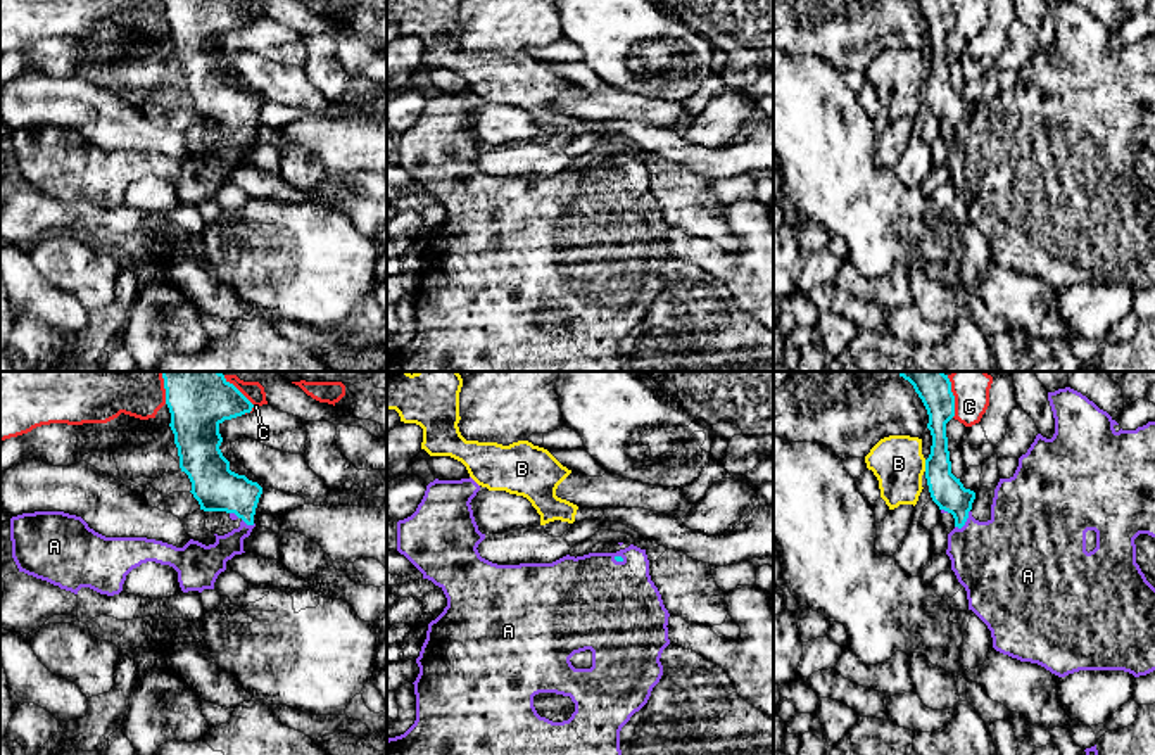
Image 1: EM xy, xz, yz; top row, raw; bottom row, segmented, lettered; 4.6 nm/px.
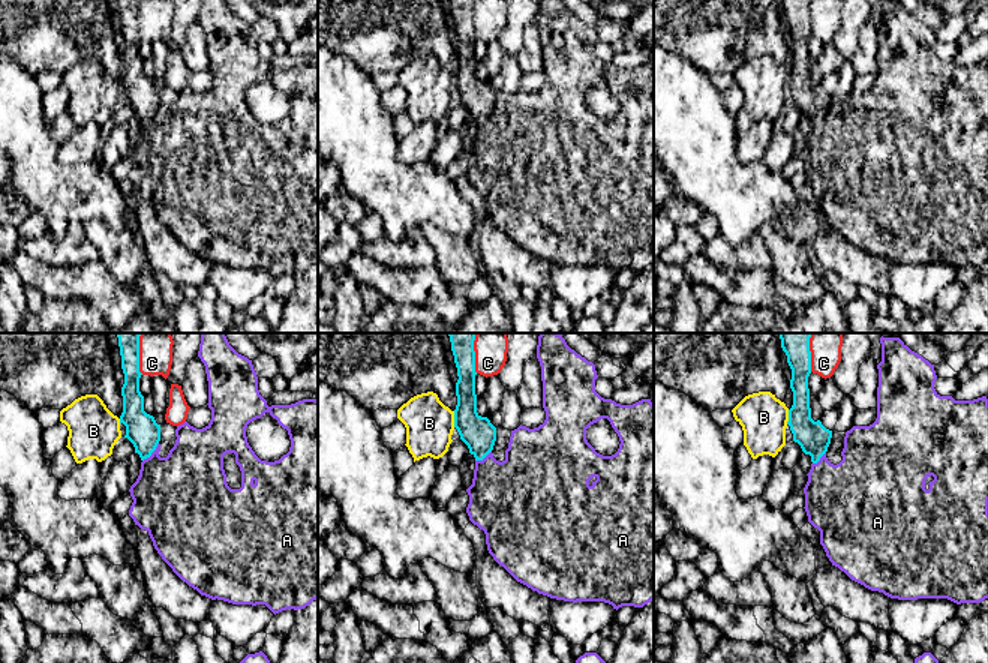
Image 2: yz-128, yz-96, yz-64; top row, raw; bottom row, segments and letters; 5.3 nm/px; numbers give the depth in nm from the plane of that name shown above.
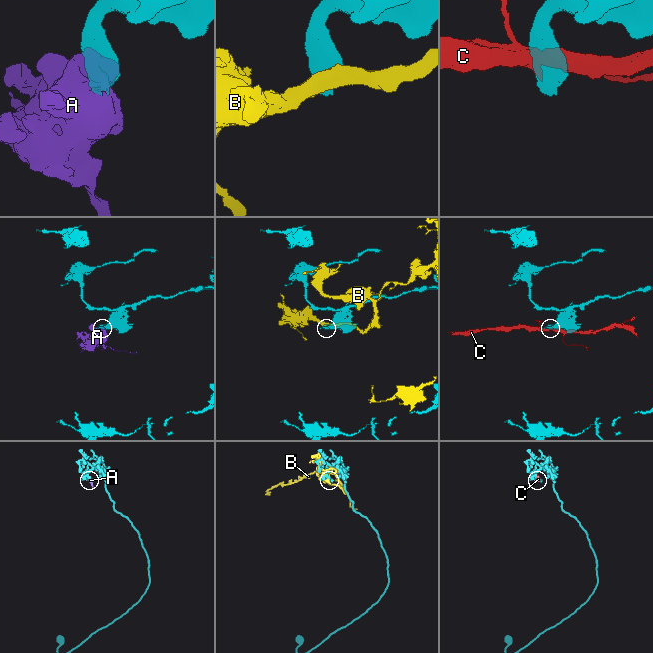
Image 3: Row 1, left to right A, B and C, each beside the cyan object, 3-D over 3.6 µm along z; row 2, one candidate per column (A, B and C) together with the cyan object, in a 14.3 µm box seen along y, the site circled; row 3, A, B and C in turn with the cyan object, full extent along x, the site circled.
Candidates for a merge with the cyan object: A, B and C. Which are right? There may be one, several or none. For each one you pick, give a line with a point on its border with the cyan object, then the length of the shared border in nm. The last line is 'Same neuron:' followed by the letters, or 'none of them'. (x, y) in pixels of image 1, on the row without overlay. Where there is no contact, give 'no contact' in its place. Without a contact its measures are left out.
A: meets cyan in yz at (965, 133); contact 110 nm long
Same neuron: A

